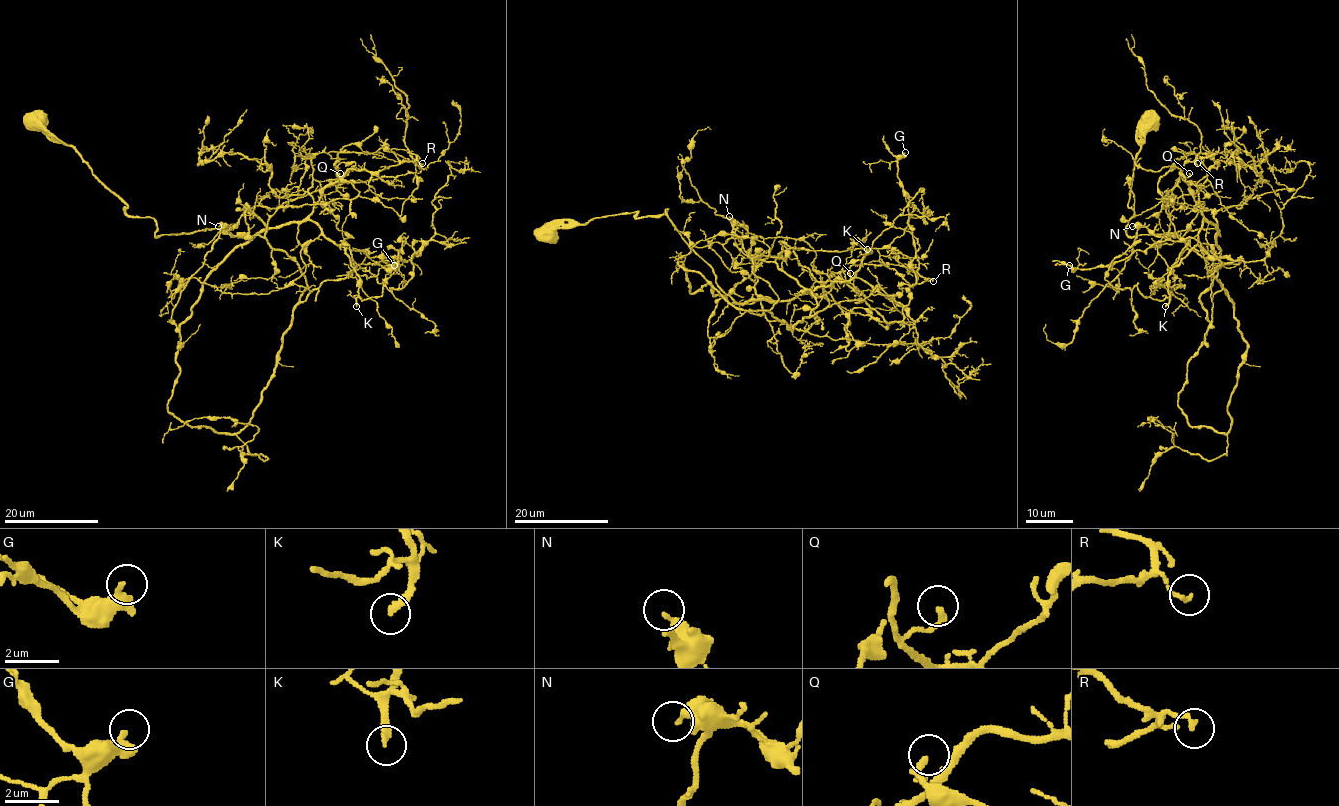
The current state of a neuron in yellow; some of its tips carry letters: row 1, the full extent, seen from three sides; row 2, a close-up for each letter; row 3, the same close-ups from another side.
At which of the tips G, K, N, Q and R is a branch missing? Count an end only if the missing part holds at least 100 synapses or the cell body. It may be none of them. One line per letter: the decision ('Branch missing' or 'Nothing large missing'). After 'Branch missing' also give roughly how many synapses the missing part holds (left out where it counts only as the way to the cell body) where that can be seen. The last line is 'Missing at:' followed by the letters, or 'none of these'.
G: Nothing large missing
K: Branch missing. Roughly 110 synapses
N: Nothing large missing
Q: Nothing large missing
R: Nothing large missing
Missing at: K

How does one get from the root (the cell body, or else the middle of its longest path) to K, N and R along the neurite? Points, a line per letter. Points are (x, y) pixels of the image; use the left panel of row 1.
K: (38, 127), (70, 145), (129, 215), (150, 217), (156, 237), (255, 237), (312, 220), (355, 270), (356, 306)
N: (38, 127), (70, 145), (129, 215), (150, 217), (156, 237), (266, 227), (246, 207), (246, 234), (218, 226)
R: (38, 127), (70, 145), (129, 215), (150, 217), (156, 237), (255, 237), (303, 220), (348, 169), (422, 163)

